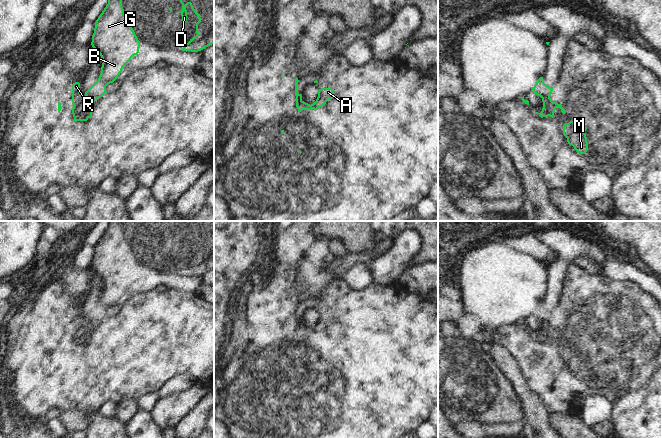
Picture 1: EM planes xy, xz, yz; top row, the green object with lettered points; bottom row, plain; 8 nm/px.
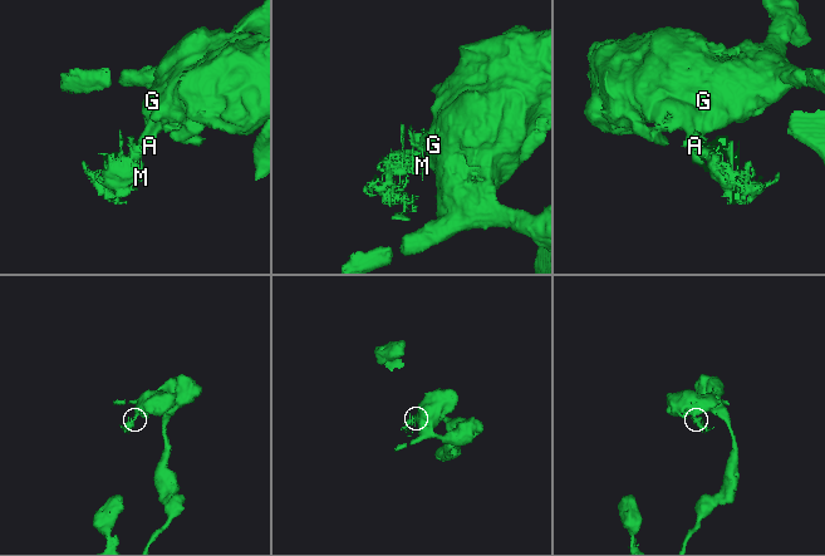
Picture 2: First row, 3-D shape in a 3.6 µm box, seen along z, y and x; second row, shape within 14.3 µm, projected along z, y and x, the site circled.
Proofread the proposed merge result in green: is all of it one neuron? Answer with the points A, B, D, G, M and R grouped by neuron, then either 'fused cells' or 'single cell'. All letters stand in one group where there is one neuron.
A B D G / M R; fused cells

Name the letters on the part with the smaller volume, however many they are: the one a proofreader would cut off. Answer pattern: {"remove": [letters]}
{"remove": ["M", "R"]}

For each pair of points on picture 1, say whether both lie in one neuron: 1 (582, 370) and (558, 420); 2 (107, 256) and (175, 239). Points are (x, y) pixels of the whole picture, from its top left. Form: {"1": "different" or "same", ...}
{"1": "different", "2": "same"}

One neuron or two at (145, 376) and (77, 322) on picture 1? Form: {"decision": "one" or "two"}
{"decision": "one"}

